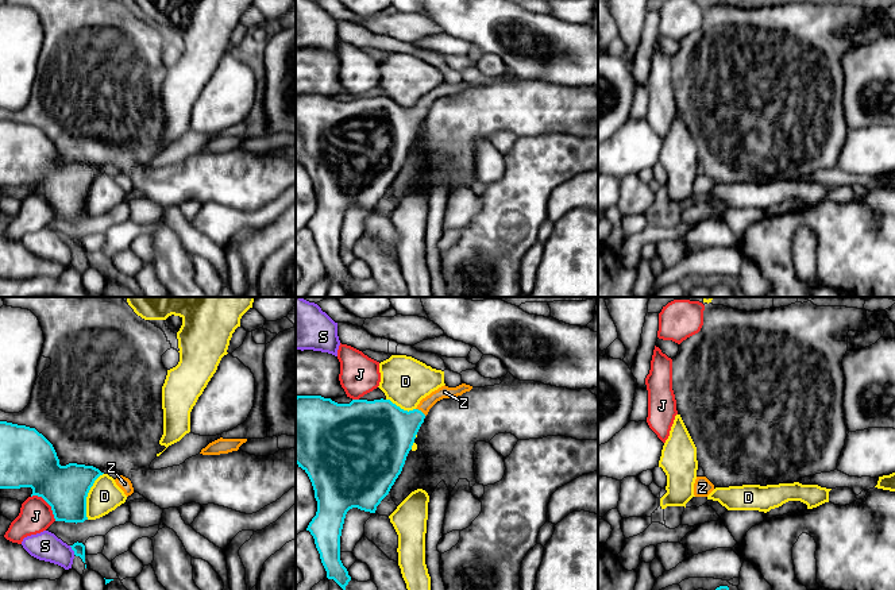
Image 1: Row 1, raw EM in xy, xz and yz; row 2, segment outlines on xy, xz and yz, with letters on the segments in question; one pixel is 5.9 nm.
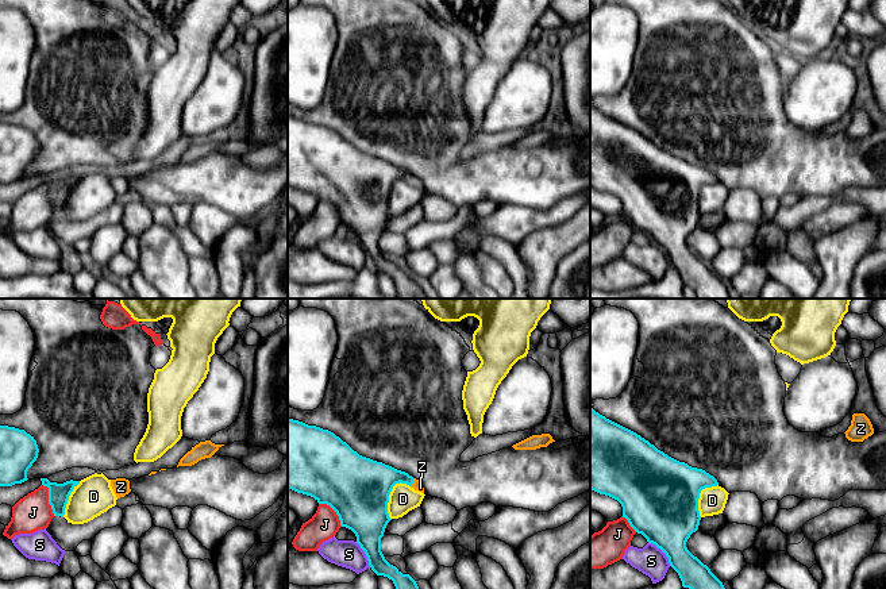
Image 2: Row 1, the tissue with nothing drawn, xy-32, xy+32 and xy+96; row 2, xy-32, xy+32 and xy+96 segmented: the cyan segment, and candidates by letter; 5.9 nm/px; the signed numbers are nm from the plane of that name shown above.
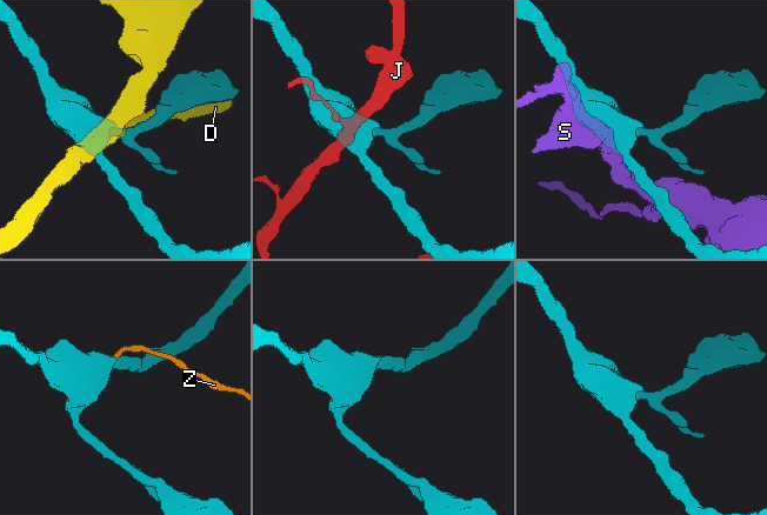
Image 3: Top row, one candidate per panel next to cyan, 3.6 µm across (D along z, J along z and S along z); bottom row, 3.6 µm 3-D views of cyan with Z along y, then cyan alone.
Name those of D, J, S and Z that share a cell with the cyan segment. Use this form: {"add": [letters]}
{"add": ["Z"]}

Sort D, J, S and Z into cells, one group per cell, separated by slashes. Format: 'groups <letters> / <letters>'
groups D / J / S / Z

